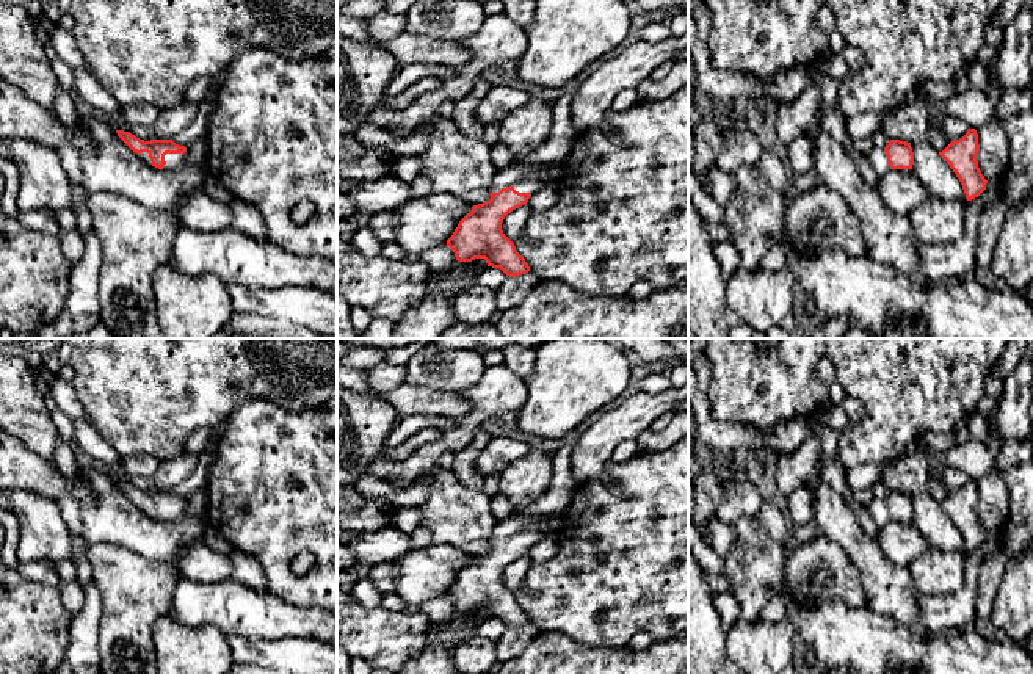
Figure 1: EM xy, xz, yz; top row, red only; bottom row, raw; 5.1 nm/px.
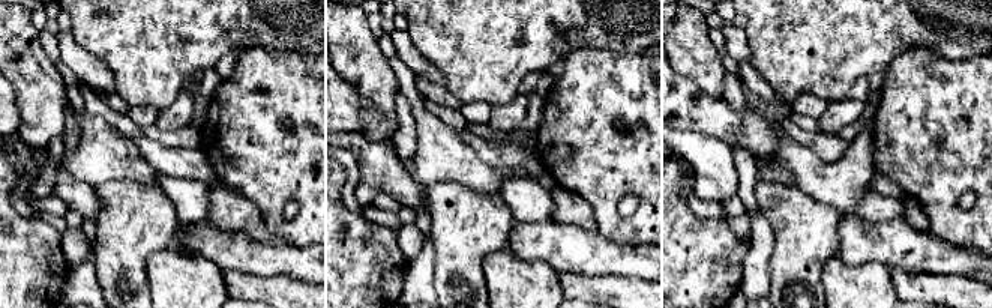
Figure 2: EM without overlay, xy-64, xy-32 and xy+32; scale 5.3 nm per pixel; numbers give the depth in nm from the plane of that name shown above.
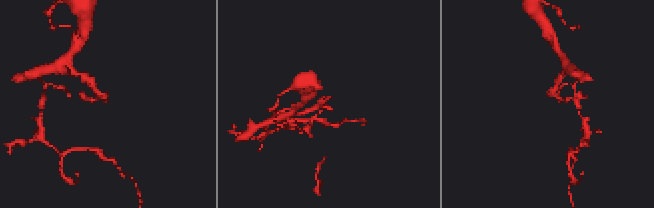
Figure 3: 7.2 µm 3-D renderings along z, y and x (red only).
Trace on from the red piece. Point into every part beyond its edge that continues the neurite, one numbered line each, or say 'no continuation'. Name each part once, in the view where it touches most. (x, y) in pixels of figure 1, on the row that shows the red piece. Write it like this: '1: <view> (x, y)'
1: xz (525, 177)

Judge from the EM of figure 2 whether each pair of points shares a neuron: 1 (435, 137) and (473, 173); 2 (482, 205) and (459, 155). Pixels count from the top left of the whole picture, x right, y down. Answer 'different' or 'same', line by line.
1: same
2: different

